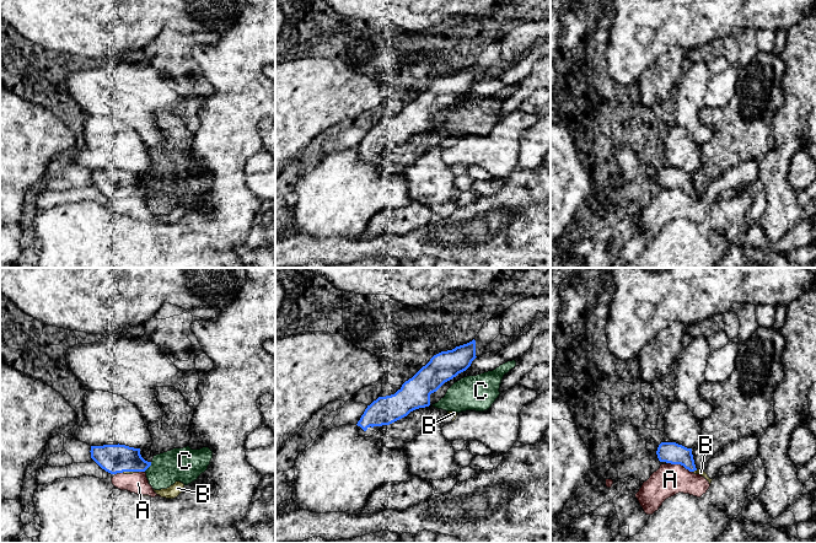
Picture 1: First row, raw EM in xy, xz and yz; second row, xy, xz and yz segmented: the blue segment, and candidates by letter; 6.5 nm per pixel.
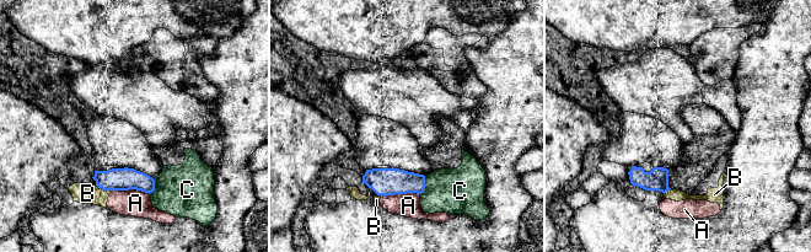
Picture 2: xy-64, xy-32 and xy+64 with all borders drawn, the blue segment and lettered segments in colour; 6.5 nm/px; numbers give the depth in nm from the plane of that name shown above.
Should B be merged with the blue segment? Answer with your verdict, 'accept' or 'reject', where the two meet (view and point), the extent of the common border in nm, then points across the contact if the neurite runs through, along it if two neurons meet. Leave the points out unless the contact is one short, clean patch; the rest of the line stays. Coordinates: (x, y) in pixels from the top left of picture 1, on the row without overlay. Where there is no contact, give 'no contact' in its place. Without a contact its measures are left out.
reject; contact yz (694, 194); length 40 nm

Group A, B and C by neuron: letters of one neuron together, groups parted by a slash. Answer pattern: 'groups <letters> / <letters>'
groups A B / C

